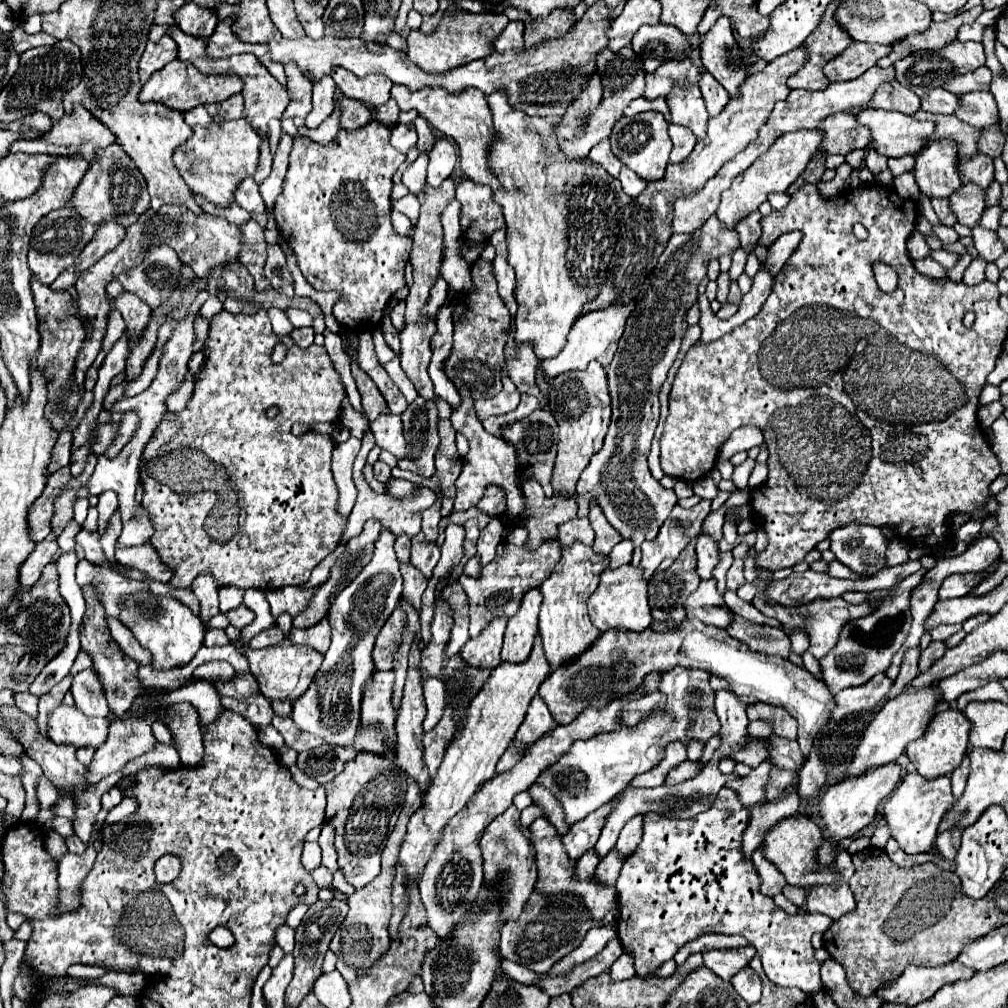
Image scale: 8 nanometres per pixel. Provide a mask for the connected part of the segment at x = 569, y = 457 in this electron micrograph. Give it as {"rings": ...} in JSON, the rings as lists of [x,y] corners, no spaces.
{"rings":[[[592,361],[586,371],[562,373],[560,377],[556,377],[556,381],[552,381],[548,401],[550,401],[548,407],[560,427],[558,455],[550,483],[556,491],[566,491],[568,495],[576,495],[576,483],[580,479],[580,473],[588,467],[590,457],[602,449],[610,423],[612,411],[610,411],[610,395],[608,395],[608,381],[604,367],[600,367],[598,361]]]}

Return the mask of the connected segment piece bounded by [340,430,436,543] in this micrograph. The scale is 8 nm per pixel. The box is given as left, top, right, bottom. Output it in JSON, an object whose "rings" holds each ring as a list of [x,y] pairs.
{"rings":[[[368,430],[364,434],[361,442],[360,453],[358,453],[358,457],[356,457],[356,461],[354,461],[354,485],[356,485],[356,489],[358,489],[358,499],[356,499],[356,505],[354,505],[352,513],[348,515],[346,529],[344,529],[342,537],[340,537],[340,543],[346,543],[346,541],[350,541],[352,537],[360,535],[364,523],[366,523],[368,519],[372,519],[372,517],[378,519],[378,521],[384,525],[384,529],[388,529],[388,531],[394,533],[394,535],[402,535],[402,533],[406,533],[408,537],[418,535],[418,533],[420,533],[420,515],[422,515],[424,509],[428,509],[428,507],[436,501],[436,493],[430,491],[430,489],[424,487],[424,485],[420,485],[420,487],[416,489],[416,493],[412,493],[410,497],[402,497],[402,499],[400,499],[400,497],[392,497],[392,495],[390,495],[390,497],[382,497],[380,493],[374,493],[374,491],[368,487],[368,483],[364,481],[364,475],[362,475],[362,469],[364,469],[364,465],[366,465],[366,457],[368,457],[368,453],[375,446],[372,431]]]}

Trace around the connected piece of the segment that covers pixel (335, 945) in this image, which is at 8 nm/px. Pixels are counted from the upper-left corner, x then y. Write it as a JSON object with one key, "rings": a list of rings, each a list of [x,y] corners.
{"rings":[[[412,781],[408,785],[408,791],[406,791],[406,803],[404,803],[404,807],[402,807],[402,811],[398,815],[398,823],[396,823],[394,831],[390,833],[390,837],[386,841],[386,847],[384,847],[384,853],[382,853],[382,871],[380,871],[380,875],[368,887],[362,887],[354,895],[348,897],[350,911],[348,911],[344,923],[340,925],[340,929],[336,931],[336,935],[334,935],[332,943],[330,943],[330,949],[338,955],[336,969],[342,973],[346,983],[356,981],[356,977],[360,973],[366,973],[370,969],[370,965],[384,953],[384,949],[390,943],[390,937],[388,937],[388,923],[390,923],[390,917],[392,917],[390,893],[392,893],[392,879],[394,879],[394,873],[396,873],[396,857],[398,857],[400,845],[404,841],[406,825],[408,825],[412,813],[416,813],[416,809],[420,809],[420,805],[422,805],[420,787],[416,785],[416,781]]]}

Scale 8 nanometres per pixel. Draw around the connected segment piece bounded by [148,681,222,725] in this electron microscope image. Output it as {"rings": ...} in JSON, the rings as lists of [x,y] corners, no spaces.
{"rings":[[[196,681],[196,683],[184,685],[180,689],[174,689],[168,695],[156,695],[152,699],[152,705],[148,703],[148,709],[164,707],[164,705],[168,707],[168,705],[174,705],[174,703],[180,703],[180,701],[188,701],[198,709],[202,725],[208,725],[208,721],[214,721],[222,713],[218,693],[208,681]]]}

